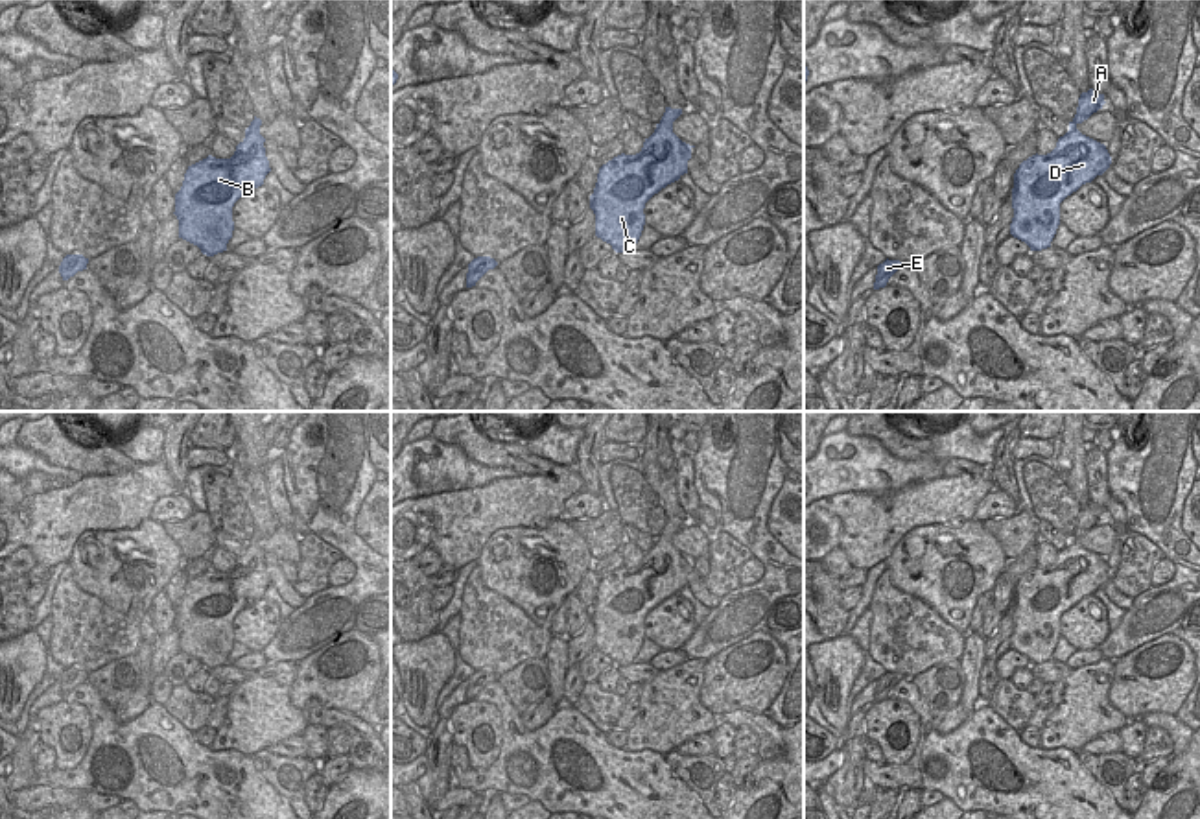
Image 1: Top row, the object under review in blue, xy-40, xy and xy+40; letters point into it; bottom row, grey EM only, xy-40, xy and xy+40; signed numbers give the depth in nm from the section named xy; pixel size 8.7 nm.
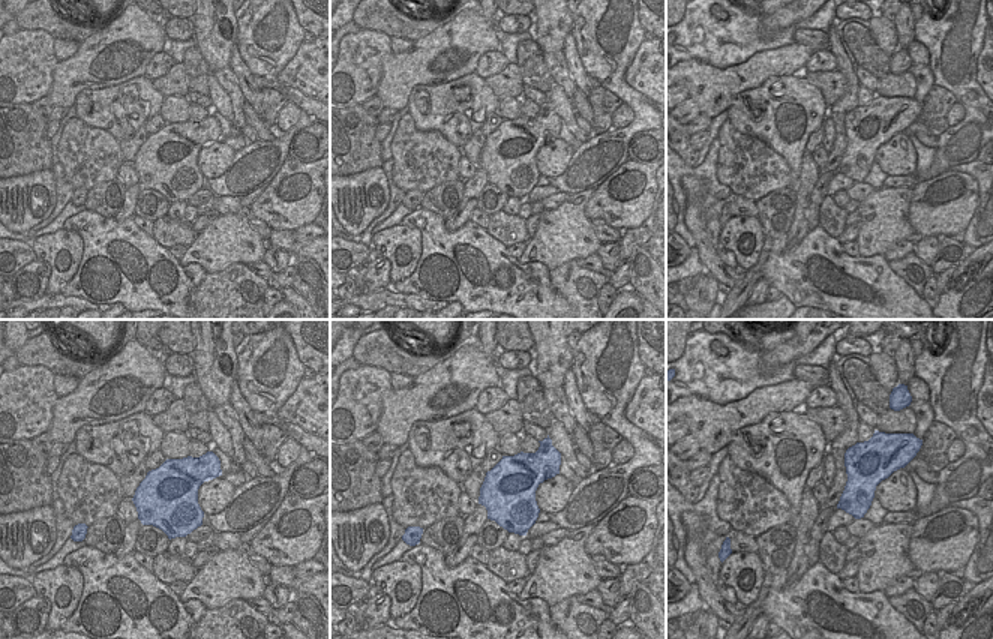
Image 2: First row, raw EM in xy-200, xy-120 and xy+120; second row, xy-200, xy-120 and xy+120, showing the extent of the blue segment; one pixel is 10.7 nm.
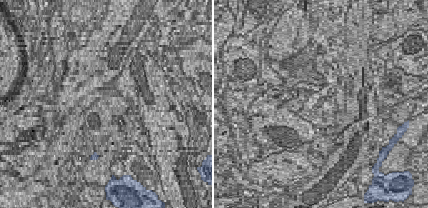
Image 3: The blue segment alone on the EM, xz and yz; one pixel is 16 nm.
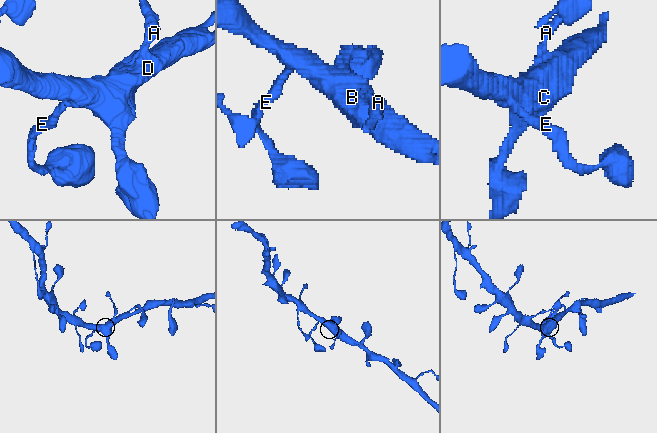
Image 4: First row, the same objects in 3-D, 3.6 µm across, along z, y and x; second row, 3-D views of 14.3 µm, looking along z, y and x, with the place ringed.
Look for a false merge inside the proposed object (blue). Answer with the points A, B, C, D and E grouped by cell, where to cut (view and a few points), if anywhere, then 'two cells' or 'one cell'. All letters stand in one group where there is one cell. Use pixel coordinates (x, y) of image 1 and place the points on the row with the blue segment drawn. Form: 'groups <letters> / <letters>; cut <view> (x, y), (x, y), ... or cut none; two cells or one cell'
groups A B C D E; cut none; one cell

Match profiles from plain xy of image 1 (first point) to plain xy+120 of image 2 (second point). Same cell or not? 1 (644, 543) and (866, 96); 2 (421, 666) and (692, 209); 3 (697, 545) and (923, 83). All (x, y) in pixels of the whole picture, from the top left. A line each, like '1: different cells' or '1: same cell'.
1: different cells
2: same cell
3: different cells

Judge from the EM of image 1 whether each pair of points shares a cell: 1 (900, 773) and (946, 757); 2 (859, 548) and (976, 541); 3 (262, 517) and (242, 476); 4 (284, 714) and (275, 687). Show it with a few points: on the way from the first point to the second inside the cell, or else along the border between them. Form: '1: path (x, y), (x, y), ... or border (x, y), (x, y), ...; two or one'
1: path (911, 771), (926, 757), (935, 755); one
2: border (933, 526), (911, 528), (882, 561); two
3: path (258, 508), (251, 486); one
4: path (277, 707), (275, 694); one

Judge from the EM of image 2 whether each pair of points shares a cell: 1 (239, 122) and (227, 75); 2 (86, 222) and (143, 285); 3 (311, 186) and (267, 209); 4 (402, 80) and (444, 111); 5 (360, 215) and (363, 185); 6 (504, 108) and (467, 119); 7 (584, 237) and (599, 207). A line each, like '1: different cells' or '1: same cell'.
1: same cell
2: same cell
3: same cell
4: different cells
5: same cell
6: different cells
7: different cells

